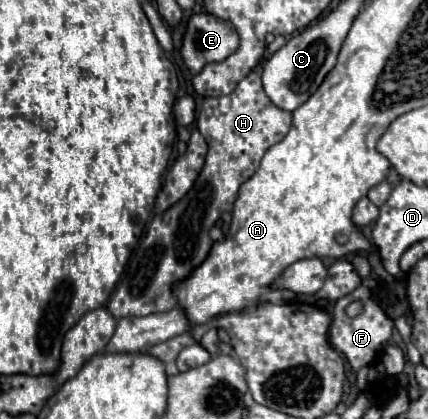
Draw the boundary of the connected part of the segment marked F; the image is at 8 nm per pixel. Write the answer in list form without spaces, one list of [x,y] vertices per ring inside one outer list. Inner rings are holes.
[[[358,286],[352,294],[340,298],[334,306],[334,320],[332,320],[332,326],[330,326],[330,342],[336,350],[344,352],[350,366],[354,370],[362,368],[362,366],[370,366],[378,360],[384,344],[388,342],[388,338],[392,336],[392,328],[394,328],[394,322],[380,310],[380,306],[372,300],[370,296],[370,290],[366,286]],[[350,302],[360,302],[362,304],[362,312],[356,316],[356,318],[348,318],[346,316],[346,306]]]

